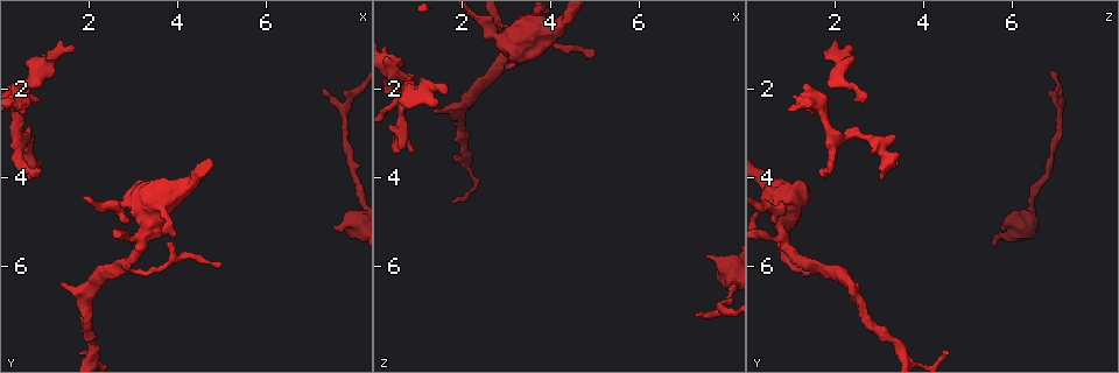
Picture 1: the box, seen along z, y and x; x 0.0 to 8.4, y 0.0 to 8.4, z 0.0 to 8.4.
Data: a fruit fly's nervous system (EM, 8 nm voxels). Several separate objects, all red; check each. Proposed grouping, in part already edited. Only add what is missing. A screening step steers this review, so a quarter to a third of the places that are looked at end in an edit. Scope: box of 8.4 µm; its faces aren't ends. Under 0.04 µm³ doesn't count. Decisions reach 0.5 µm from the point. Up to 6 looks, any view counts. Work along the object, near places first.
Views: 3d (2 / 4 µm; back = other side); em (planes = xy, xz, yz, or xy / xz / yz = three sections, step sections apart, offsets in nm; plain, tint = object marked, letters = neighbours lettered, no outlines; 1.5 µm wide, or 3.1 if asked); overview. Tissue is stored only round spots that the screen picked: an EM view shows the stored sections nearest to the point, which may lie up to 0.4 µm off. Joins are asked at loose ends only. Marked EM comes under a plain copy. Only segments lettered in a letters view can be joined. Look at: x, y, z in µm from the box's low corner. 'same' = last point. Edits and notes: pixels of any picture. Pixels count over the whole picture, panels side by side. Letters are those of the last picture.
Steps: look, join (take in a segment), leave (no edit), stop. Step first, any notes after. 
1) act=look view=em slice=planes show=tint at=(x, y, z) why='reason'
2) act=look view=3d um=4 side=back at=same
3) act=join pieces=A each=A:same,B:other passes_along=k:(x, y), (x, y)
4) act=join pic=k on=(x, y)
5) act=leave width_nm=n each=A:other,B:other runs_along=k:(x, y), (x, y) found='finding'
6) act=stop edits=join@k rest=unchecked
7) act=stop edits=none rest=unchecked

act=look view=3d um=4 at=(7.25, 1.95, 7.10) why='an open end'

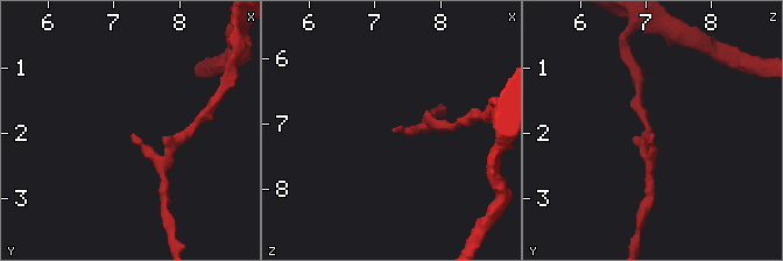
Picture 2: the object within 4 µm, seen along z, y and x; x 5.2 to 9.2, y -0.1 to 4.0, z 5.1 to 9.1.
act=look view=em slice=planes show=letters at=(7.30, 1.95, 7.05)

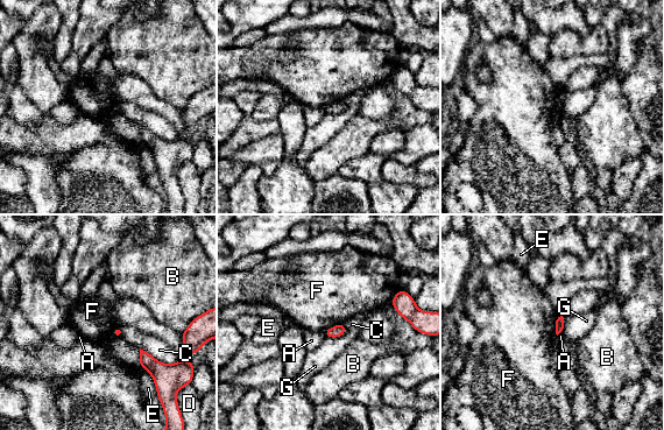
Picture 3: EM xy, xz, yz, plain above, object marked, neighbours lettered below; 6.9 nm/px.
act=leave each=A:other,B:other,C:other,D:other,E:other,F:other,G:other border=3:(345, 323), (338, 323), (323, 331) found='no lettered segment goes on from it'

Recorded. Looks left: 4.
act=look view=em slice=planes show=letters at=(0.90, 3.80, 1.75) why='an open end'

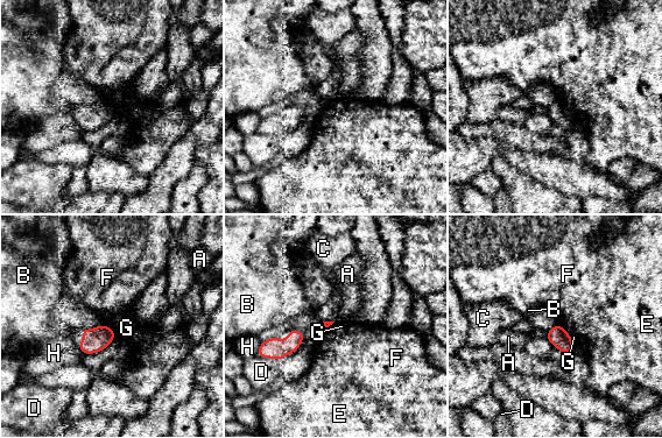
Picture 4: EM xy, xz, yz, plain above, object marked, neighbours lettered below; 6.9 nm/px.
act=leave each=A:other,B:other,C:other,D:other,E:other,F:other,G:other,H:other border=4:(557, 323), (565, 330), (572, 341) found='no lettered segment goes on from it'

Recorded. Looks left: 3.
act=look view=3d um=2 at=(1.45, 1.20, 2.40) why='free end'

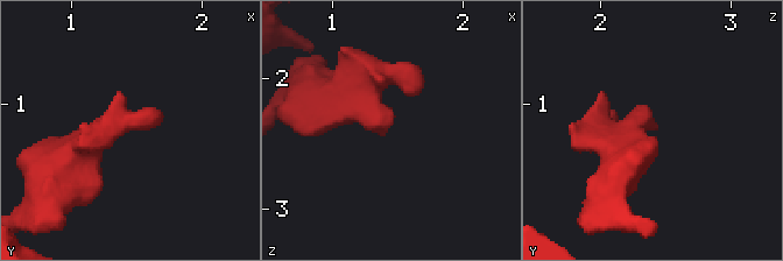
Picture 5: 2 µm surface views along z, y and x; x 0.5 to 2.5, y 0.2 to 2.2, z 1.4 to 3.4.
act=look view=em slice=planes show=letters at=(1.42, 1.16, 2.42) why='now the EM'

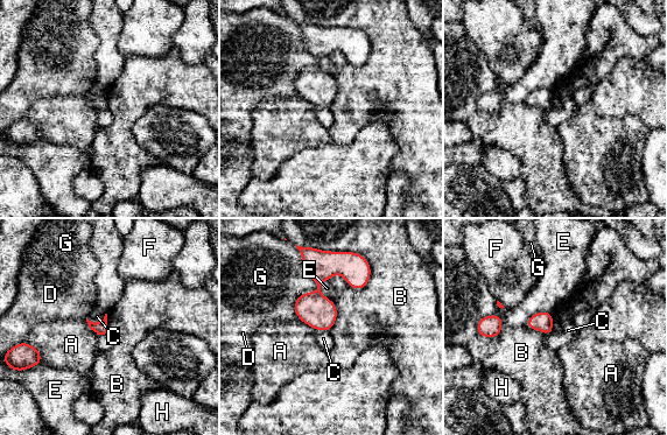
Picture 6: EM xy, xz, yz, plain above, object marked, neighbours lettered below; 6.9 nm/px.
act=leave each=A:other,B:other,C:other,D:other,E:other,F:other,G:other,H:other border=6:(501, 317), (483, 316), (476, 332) found='no lettered segment goes on from it'

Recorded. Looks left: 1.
act=stop edits=none rest=unchecked

